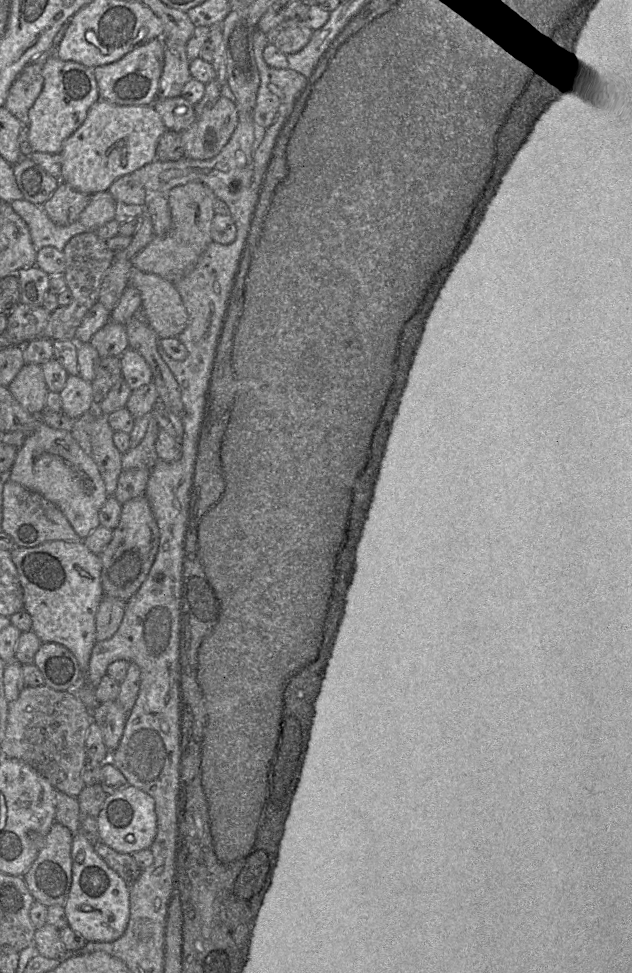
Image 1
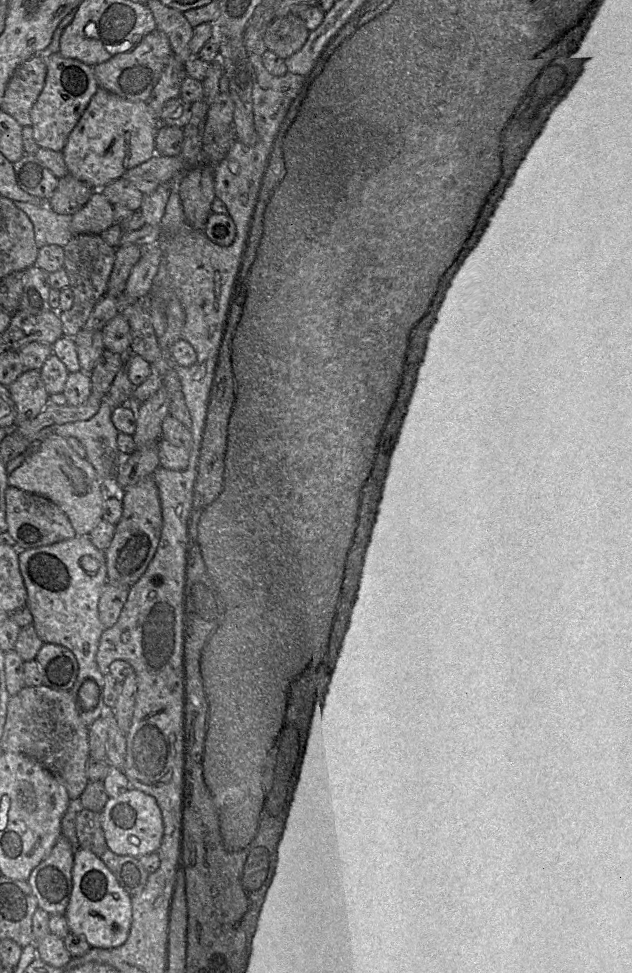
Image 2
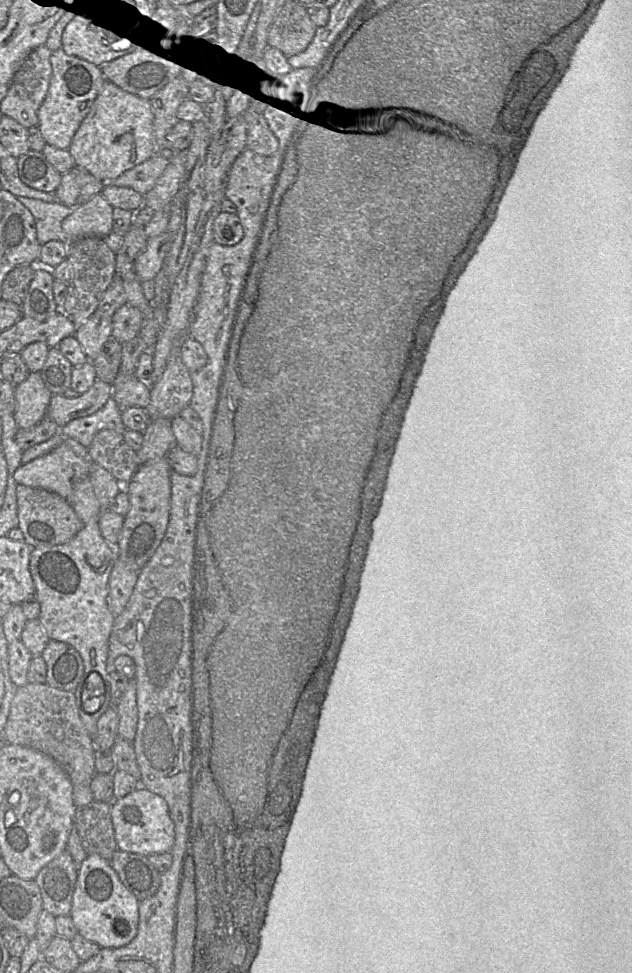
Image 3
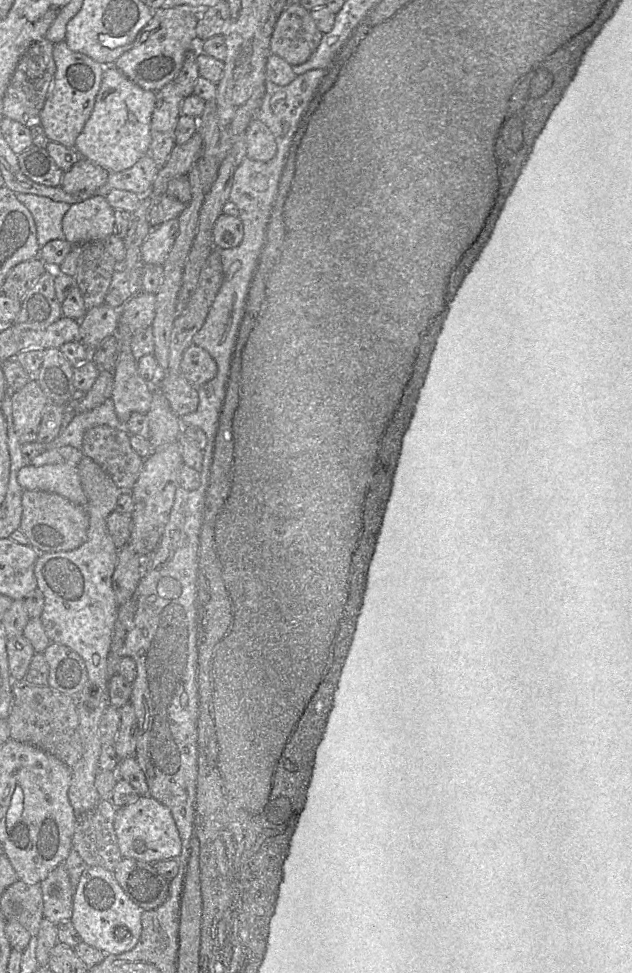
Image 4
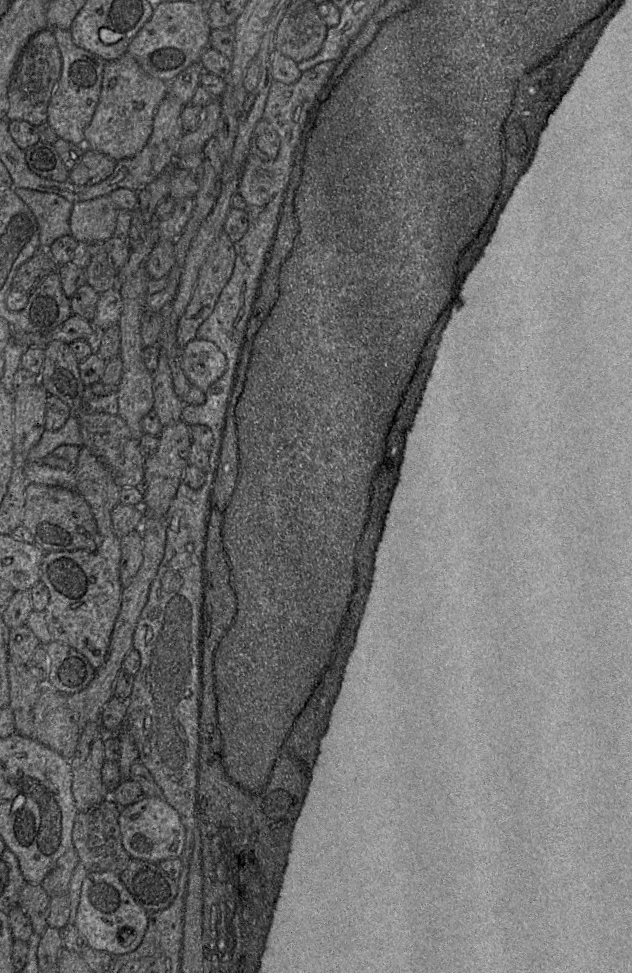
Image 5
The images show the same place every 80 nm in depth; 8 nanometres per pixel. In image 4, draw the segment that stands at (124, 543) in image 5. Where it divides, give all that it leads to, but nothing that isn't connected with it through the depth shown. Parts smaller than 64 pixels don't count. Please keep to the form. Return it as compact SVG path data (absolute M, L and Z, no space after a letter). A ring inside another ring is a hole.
M128 543L118 550L118 561L112 575L112 588L118 605L125 604L133 597L144 564L144 558Z

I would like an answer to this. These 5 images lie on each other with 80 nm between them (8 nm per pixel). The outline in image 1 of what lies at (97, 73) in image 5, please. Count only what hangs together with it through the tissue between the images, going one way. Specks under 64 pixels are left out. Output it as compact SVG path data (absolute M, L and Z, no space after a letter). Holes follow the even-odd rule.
M56 55L44 58L43 88L29 109L29 143L33 152L59 154L64 141L84 122L91 105L100 99L94 68L74 61L64 61Z

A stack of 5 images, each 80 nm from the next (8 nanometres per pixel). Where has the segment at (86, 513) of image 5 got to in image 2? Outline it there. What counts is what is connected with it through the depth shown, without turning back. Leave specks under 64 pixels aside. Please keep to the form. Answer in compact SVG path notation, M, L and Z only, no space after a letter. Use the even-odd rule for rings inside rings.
M9 485L5 501L7 532L15 540L14 547L19 550L48 546L77 535L67 515L44 496Z

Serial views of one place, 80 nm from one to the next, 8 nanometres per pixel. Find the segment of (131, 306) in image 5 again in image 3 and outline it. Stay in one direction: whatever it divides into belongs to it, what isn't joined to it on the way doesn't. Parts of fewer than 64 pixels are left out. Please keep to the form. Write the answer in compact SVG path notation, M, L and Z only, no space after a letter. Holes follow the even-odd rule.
M118 374L113 382L112 396L120 411L130 407L147 409L150 404L151 384L139 380L135 374Z

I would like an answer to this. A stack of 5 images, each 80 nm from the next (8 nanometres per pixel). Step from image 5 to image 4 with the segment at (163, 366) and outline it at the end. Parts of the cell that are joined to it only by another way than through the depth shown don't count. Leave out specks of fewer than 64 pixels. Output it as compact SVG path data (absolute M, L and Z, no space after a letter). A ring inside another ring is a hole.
M154 382L154 394L149 411L149 441L153 449L162 447L168 443L177 441L184 424L171 409L166 397L156 387Z

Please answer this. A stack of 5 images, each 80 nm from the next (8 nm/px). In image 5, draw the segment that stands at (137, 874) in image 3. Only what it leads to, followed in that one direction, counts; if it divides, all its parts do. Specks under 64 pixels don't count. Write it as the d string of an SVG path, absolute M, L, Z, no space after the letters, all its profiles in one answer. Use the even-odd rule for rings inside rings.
M130 859L127 866L117 874L134 900L148 913L167 908L177 894L177 881L170 878L156 863Z

